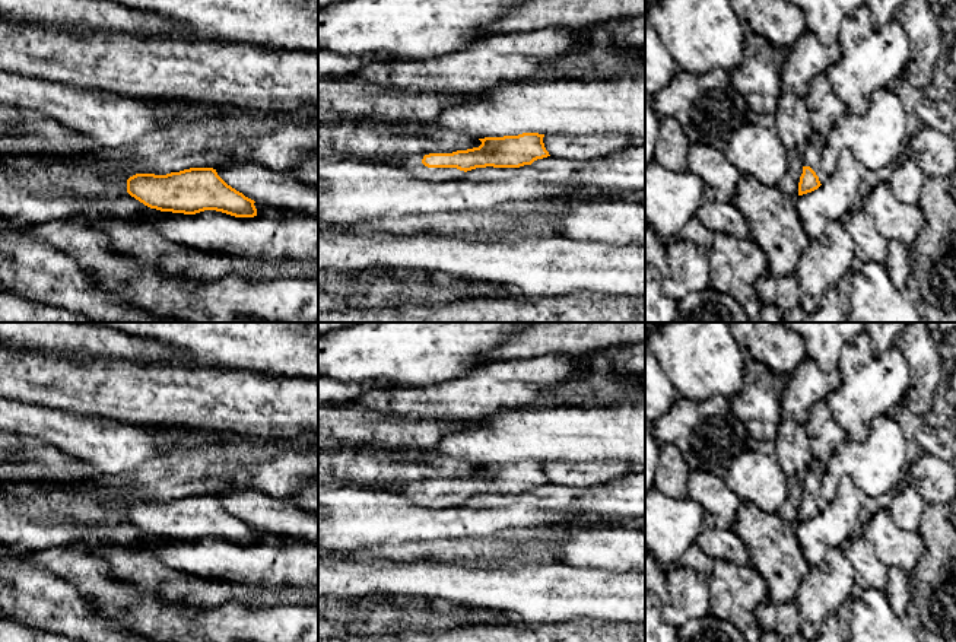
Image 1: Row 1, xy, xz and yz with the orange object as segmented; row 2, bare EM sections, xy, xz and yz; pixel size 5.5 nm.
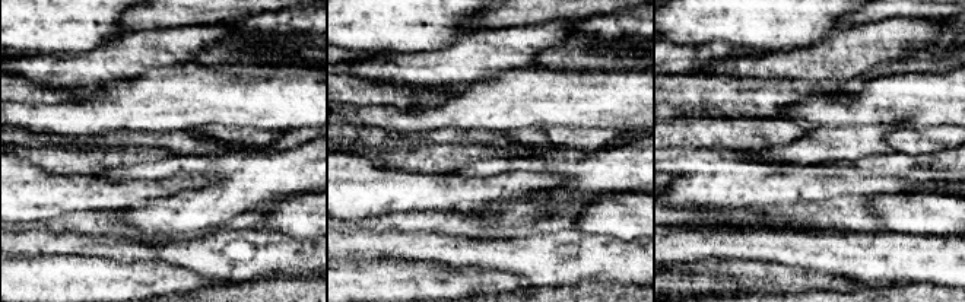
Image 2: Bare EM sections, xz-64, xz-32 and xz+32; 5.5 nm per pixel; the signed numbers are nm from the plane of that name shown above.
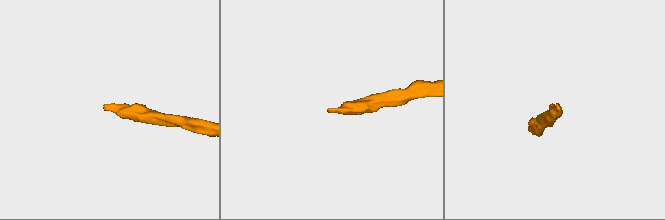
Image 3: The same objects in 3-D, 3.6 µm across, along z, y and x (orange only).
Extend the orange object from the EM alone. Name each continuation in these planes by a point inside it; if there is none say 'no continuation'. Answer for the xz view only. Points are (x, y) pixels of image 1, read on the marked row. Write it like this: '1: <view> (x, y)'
1: xz (412, 164)

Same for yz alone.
1: yz (812, 152)

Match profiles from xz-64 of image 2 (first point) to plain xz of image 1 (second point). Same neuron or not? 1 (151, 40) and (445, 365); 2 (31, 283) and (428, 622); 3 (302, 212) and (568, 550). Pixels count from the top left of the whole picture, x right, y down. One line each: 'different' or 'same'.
1: different
2: same
3: same

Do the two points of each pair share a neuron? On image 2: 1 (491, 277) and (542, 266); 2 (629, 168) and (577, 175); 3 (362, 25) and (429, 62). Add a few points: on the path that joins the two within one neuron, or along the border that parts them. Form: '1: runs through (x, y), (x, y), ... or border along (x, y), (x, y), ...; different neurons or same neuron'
1: border along (478, 266), (518, 273), (532, 283); different neurons
2: runs through (616, 169), (590, 175); same neuron
3: border along (446, 45), (437, 50), (377, 53); different neurons

